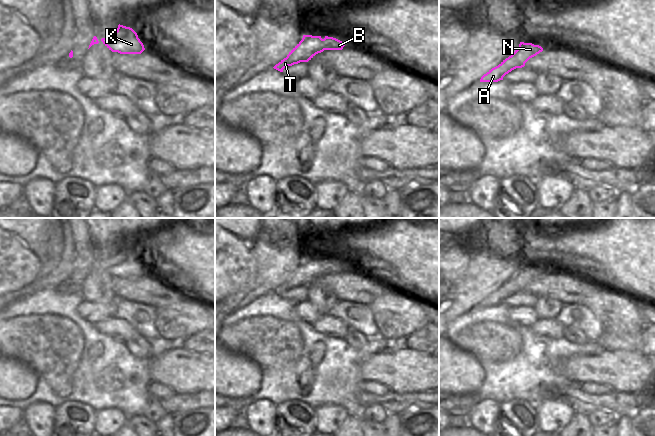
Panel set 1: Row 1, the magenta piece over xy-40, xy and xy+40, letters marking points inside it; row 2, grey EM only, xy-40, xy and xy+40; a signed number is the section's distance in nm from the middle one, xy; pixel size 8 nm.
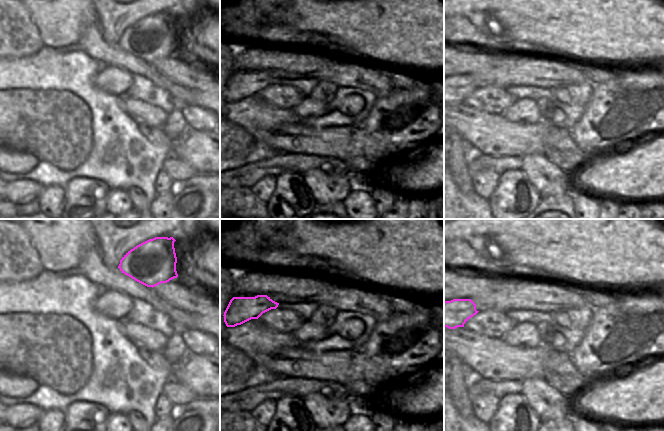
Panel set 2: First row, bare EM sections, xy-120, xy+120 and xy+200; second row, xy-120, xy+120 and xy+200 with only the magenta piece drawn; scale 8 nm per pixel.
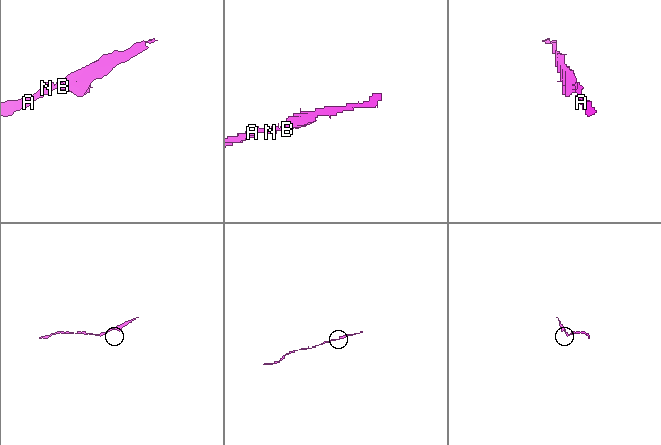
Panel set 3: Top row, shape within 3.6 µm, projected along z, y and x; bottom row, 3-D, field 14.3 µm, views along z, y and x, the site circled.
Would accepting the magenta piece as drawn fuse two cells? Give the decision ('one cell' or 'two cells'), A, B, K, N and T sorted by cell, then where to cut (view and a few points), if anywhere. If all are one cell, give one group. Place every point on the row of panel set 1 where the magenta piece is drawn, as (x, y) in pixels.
one cell; groups A B K N T; cut none

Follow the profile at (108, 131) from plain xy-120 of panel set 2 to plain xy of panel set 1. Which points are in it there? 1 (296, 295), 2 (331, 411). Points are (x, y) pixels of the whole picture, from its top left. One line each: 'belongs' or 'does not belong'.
1: does not belong
2: does not belong

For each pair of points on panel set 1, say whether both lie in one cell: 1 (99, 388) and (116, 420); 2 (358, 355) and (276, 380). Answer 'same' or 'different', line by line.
1: different
2: same

